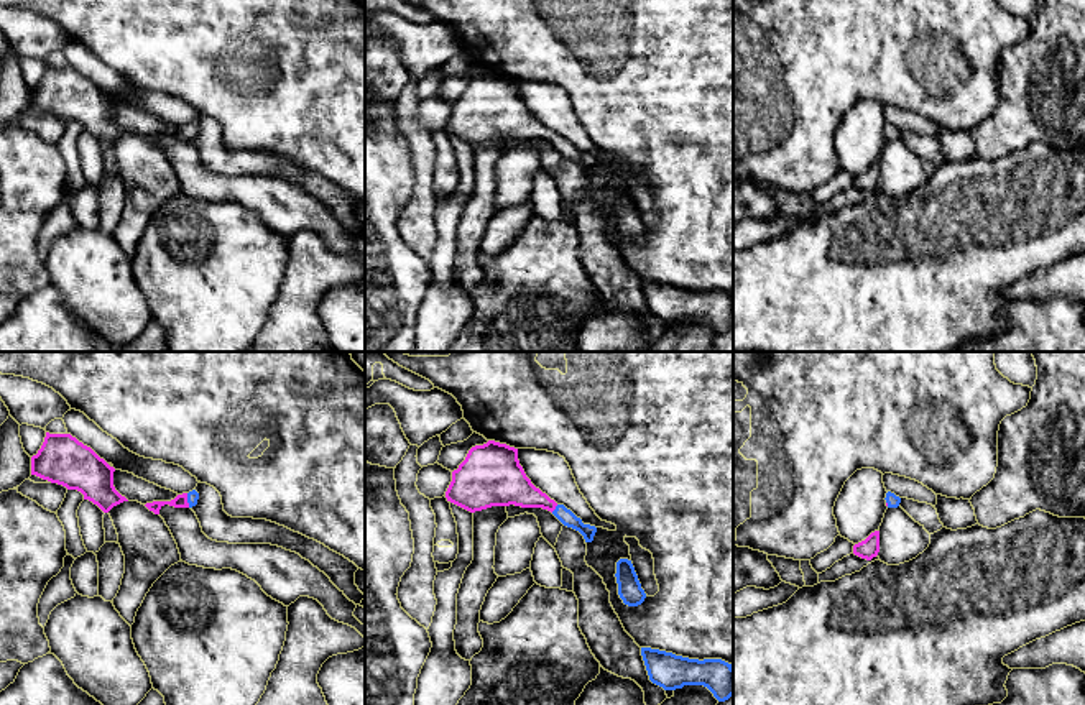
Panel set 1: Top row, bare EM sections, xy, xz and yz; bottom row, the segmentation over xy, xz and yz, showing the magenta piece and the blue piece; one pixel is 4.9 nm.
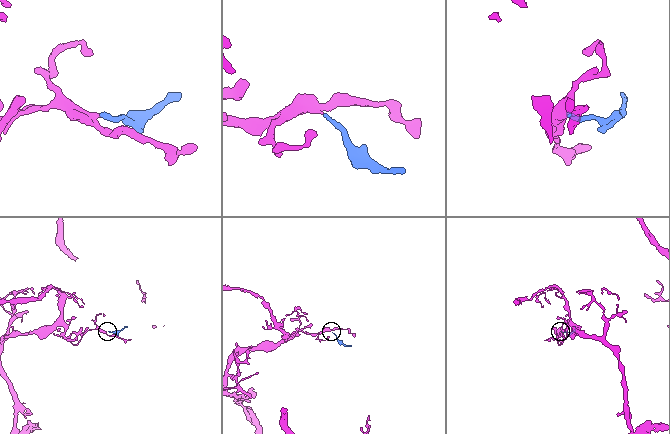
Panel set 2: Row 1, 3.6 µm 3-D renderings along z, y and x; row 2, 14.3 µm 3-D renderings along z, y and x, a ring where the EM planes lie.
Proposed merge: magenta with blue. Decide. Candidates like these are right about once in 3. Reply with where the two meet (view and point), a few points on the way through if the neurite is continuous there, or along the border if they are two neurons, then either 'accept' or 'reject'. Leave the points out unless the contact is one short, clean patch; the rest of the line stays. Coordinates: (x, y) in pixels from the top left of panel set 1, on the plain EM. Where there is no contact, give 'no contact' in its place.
contact xz (554, 140); way xz (510, 117), (554, 140), (566, 148); accept

